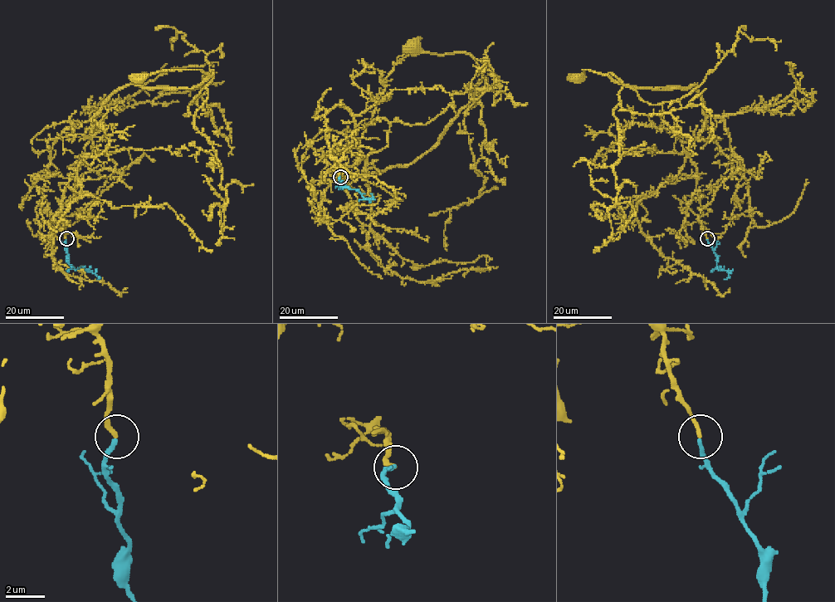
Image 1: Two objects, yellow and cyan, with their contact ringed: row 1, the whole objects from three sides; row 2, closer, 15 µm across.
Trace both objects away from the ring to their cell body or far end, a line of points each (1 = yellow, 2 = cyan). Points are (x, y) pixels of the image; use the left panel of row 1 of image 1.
1: (66, 238), (62, 192), (92, 152), (100, 106), (125, 85), (192, 88), (209, 74), (139, 79)
2: (66, 239), (68, 262), (75, 269), (83, 266), (95, 273), (99, 278), (97, 279)

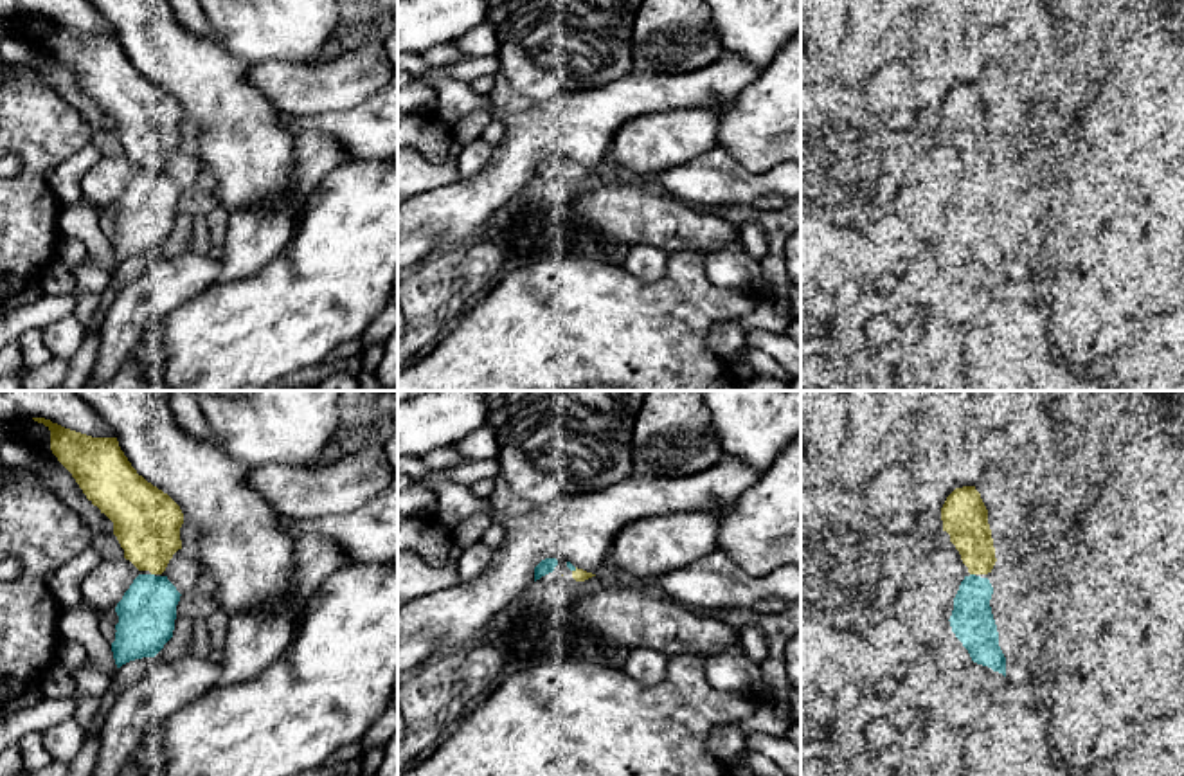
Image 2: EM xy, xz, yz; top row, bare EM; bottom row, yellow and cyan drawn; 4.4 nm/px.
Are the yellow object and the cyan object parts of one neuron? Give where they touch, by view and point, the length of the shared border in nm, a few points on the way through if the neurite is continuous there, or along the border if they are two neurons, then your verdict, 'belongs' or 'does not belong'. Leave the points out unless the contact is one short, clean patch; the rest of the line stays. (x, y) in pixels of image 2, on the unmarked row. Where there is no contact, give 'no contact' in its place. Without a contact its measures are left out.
meets yellow in yz at (972, 170); contact 30 nm long; belongs

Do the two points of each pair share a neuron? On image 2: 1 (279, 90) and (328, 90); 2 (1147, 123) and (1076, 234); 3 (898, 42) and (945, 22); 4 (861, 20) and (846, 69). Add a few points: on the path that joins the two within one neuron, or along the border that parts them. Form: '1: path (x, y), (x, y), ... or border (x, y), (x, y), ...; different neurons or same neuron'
1: path (292, 90), (315, 90); same neuron
2: path (1147, 150), (1147, 164), (1103, 207); same neuron
3: border (929, 18), (914, 51), (905, 60); different neurons
4: path (861, 33), (859, 56); same neuron

